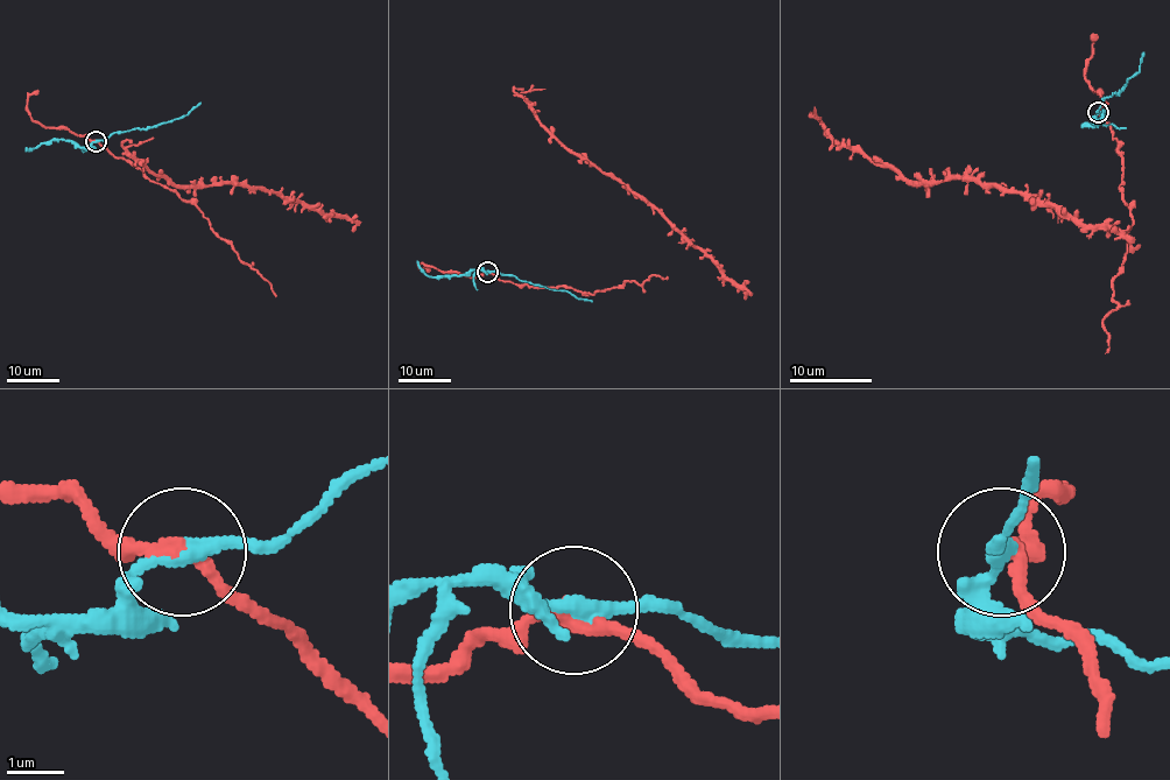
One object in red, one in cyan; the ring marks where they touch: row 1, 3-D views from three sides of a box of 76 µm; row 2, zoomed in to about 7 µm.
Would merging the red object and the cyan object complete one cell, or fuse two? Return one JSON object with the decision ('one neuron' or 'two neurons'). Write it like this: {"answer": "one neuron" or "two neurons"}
{"answer": "two neurons"}

